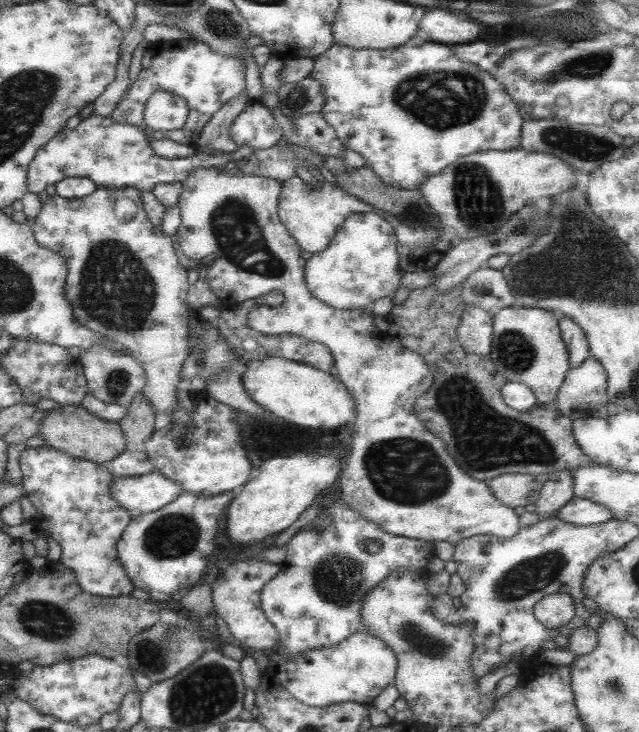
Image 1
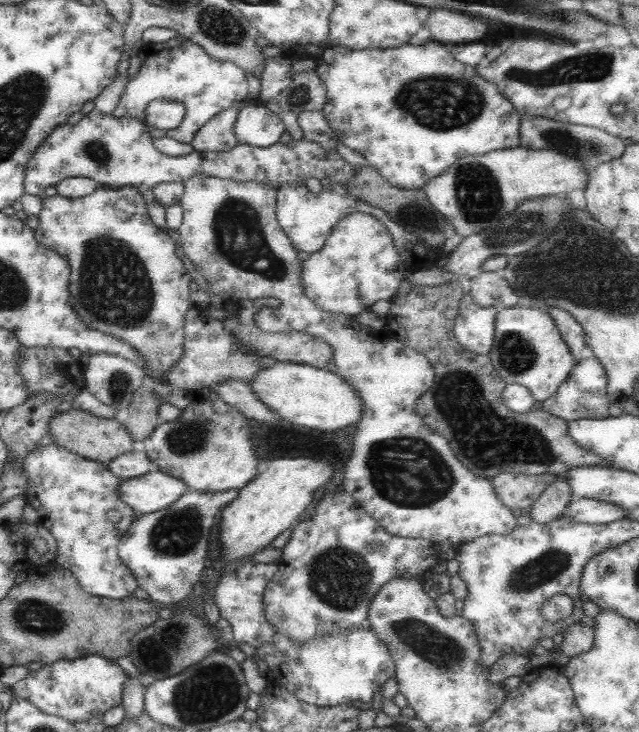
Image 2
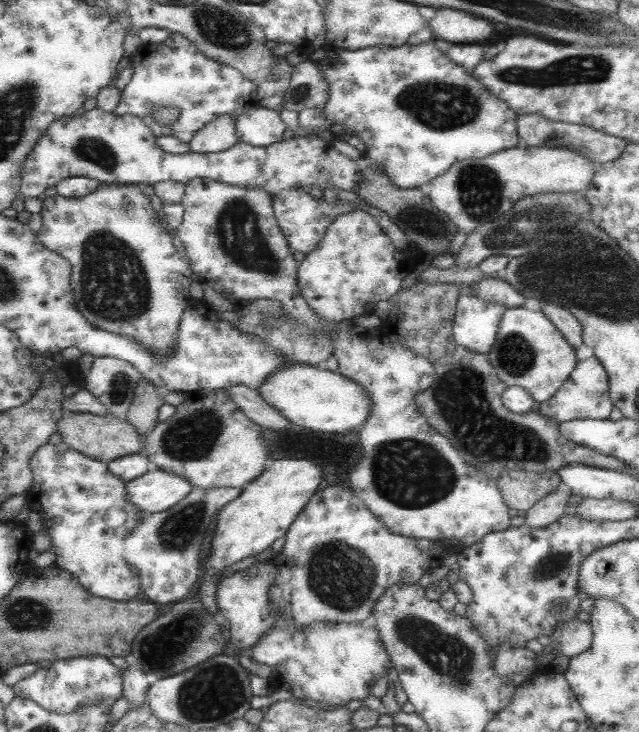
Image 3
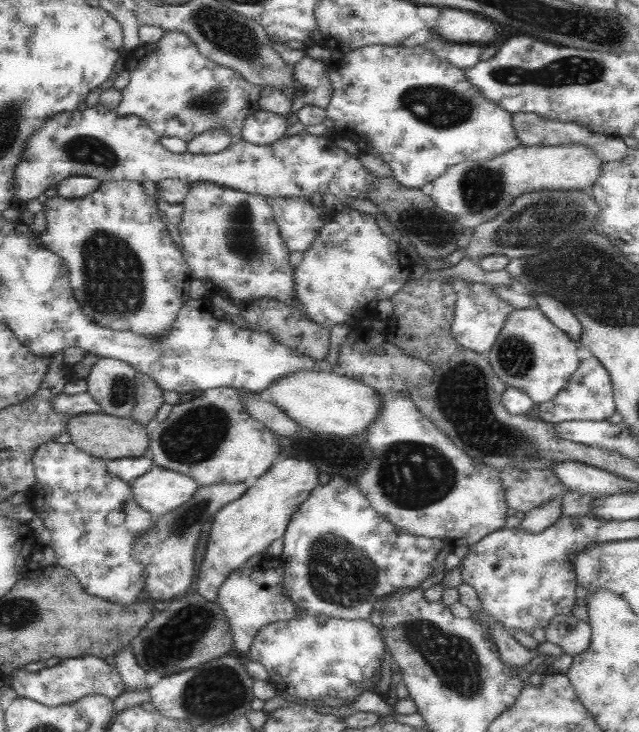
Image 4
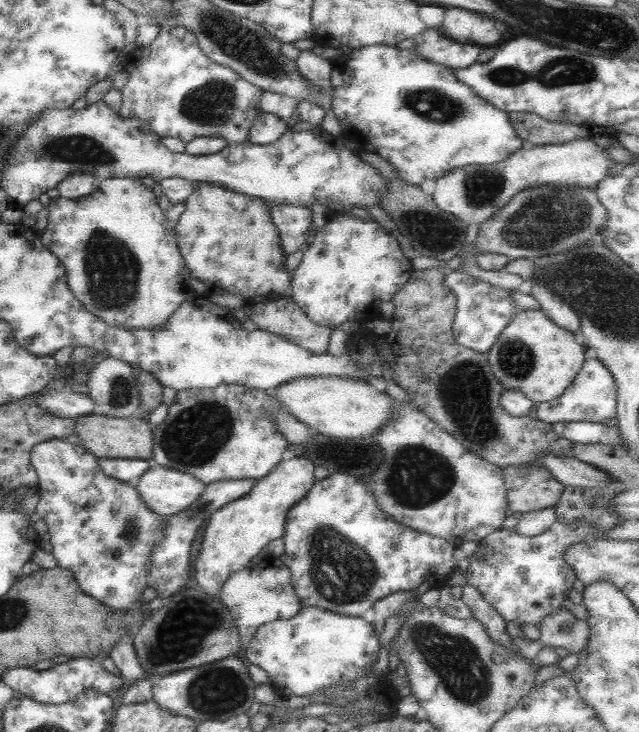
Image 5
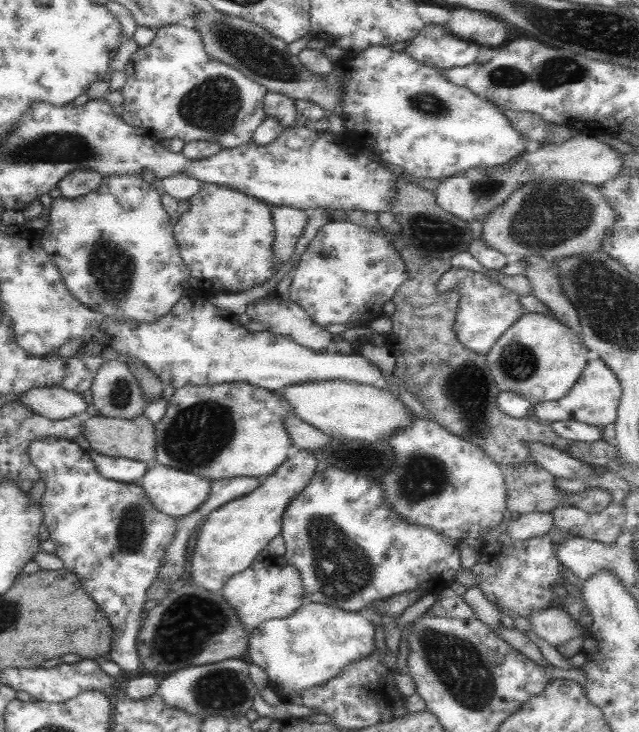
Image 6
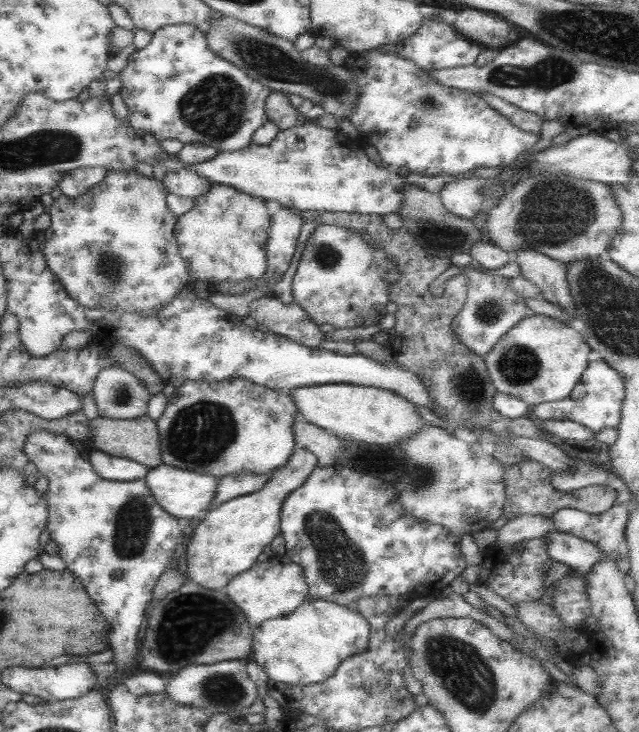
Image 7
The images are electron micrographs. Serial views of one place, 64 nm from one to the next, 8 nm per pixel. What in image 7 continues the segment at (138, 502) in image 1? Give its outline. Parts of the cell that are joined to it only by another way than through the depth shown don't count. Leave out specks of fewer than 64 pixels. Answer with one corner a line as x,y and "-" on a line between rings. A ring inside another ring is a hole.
161,463
148,470
143,481
145,481
145,487
151,491
151,497
163,511
176,519
187,518
193,521
201,512
207,510
217,488
217,479
205,473
186,471

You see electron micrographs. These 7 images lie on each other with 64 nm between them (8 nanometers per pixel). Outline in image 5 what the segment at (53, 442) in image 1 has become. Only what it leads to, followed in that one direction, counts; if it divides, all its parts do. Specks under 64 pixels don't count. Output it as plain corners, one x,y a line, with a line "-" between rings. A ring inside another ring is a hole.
87,414
75,418
73,433
81,440
81,447
95,458
150,460
153,439
151,427
145,419
137,417
115,418

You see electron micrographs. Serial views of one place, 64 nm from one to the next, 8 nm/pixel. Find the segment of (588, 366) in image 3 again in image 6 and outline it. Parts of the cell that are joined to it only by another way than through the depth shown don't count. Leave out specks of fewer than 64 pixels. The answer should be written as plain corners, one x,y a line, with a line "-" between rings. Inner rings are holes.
597,358
585,363
577,383
573,384
565,396
559,397
559,400
538,402
533,405
531,412
541,423
575,421
602,429
607,424
613,424
620,394
621,388
614,372
600,358

